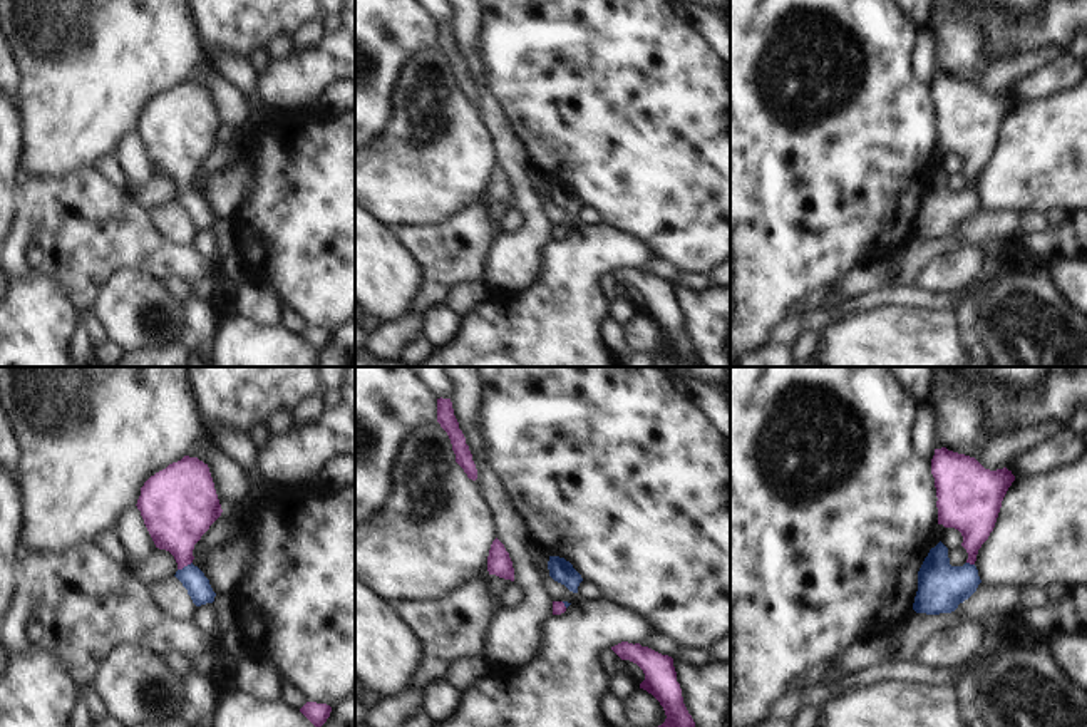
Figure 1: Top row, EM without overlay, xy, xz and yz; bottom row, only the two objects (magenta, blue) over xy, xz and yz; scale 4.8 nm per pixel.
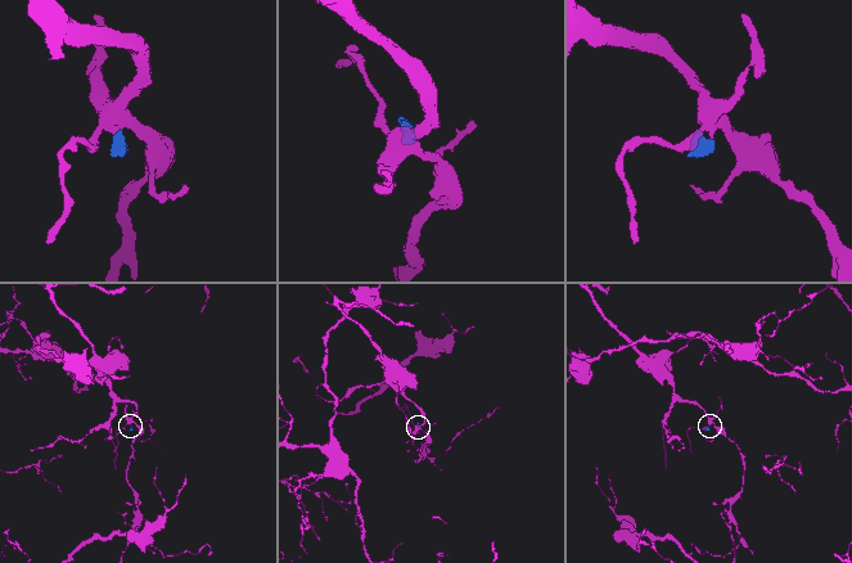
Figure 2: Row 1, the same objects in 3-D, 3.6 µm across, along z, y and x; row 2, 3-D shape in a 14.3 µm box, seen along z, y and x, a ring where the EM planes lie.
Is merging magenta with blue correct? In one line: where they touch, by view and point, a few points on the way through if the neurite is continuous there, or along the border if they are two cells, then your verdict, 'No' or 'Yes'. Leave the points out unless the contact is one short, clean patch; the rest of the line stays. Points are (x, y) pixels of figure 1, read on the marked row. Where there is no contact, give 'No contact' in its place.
Touches magenta at xy (185, 565). Path across: xy (176, 515), (185, 565), (198, 587). Yes.

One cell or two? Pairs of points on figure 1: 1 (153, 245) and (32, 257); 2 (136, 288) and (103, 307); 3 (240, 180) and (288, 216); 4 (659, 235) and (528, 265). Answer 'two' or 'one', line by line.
1: one
2: one
3: two
4: two

